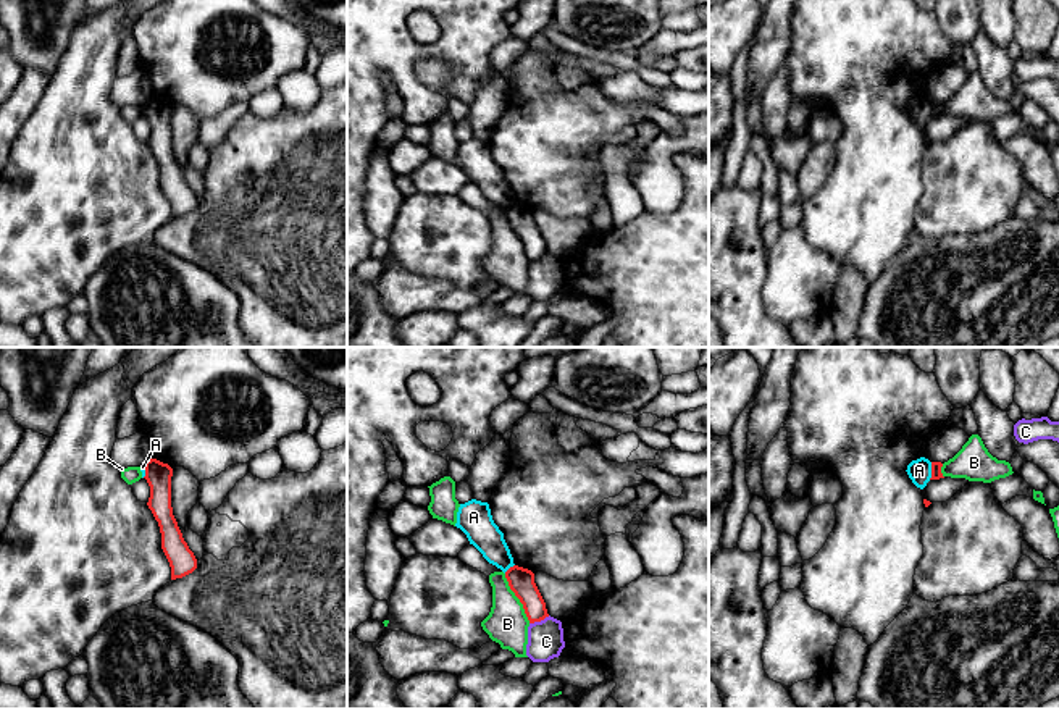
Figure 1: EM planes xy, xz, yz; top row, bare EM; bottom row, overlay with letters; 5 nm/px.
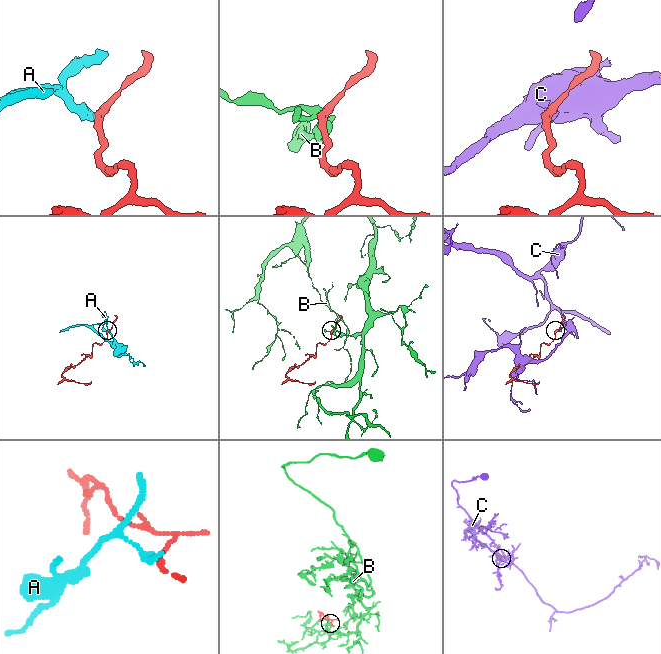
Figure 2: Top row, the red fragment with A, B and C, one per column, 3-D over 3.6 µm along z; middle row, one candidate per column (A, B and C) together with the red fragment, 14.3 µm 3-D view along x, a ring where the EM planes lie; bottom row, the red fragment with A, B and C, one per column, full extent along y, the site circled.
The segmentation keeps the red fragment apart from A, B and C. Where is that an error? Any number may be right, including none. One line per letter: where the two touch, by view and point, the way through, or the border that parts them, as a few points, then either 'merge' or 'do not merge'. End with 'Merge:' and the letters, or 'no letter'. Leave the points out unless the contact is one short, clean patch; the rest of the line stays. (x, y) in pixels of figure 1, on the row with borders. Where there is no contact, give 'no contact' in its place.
A: yz (932, 470) | along yz (932, 462), (932, 475), (929, 478) | do not merge
B: xz (517, 596) | along xz (504, 574), (509, 588), (522, 604), (530, 622) | do not merge
C: xz (539, 620) | do not merge
Merge: no letter

